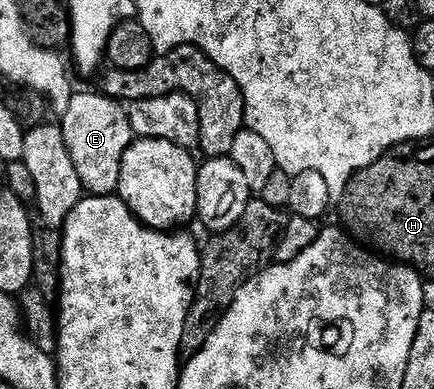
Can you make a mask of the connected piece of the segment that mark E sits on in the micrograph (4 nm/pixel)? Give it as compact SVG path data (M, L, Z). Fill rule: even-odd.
M78 90L72 102L68 102L68 110L60 117L60 127L83 189L91 196L115 195L120 182L122 159L128 146L136 139L130 125L129 111L119 101L98 90Z

